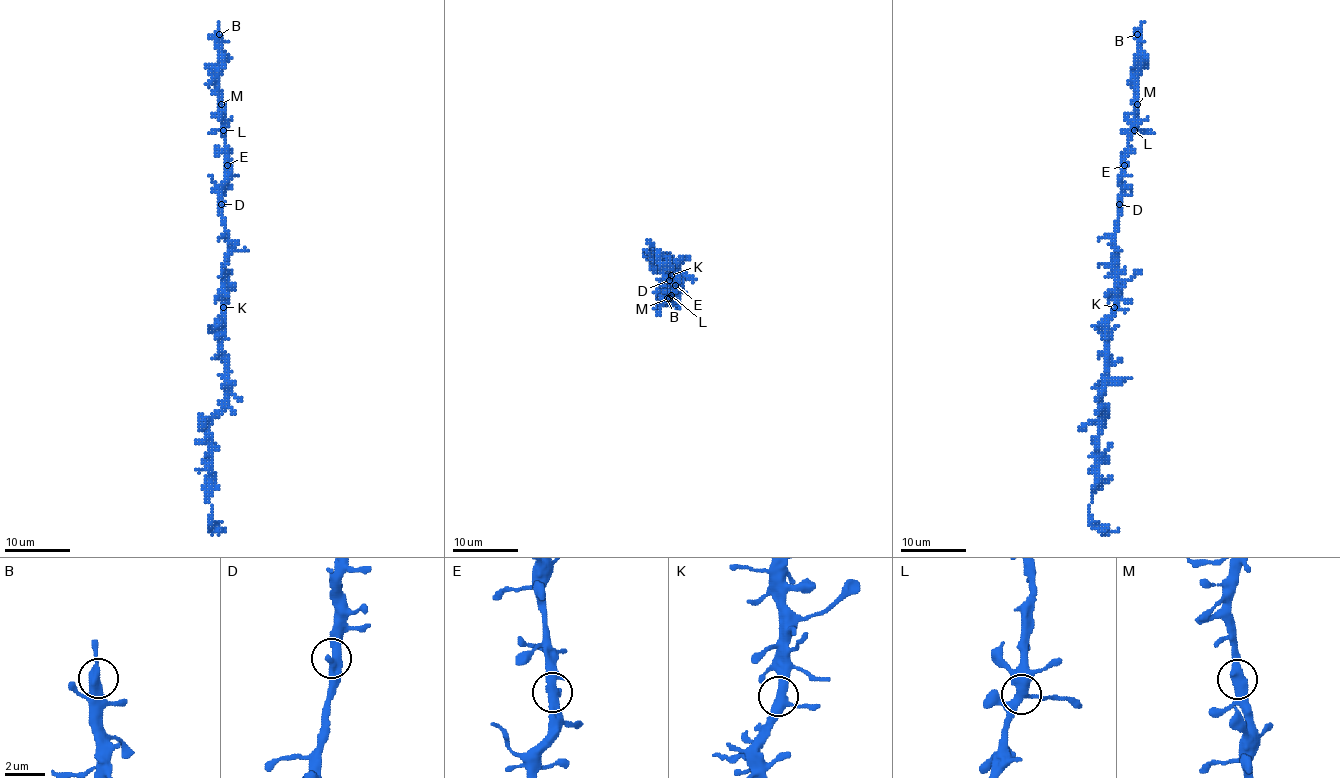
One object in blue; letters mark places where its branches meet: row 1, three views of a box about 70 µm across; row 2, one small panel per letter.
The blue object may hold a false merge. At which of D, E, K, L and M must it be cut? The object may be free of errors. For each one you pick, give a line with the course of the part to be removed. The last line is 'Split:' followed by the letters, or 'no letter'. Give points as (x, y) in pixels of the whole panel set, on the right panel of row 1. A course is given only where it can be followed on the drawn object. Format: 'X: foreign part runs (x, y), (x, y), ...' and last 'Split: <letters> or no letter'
Split: no letter

